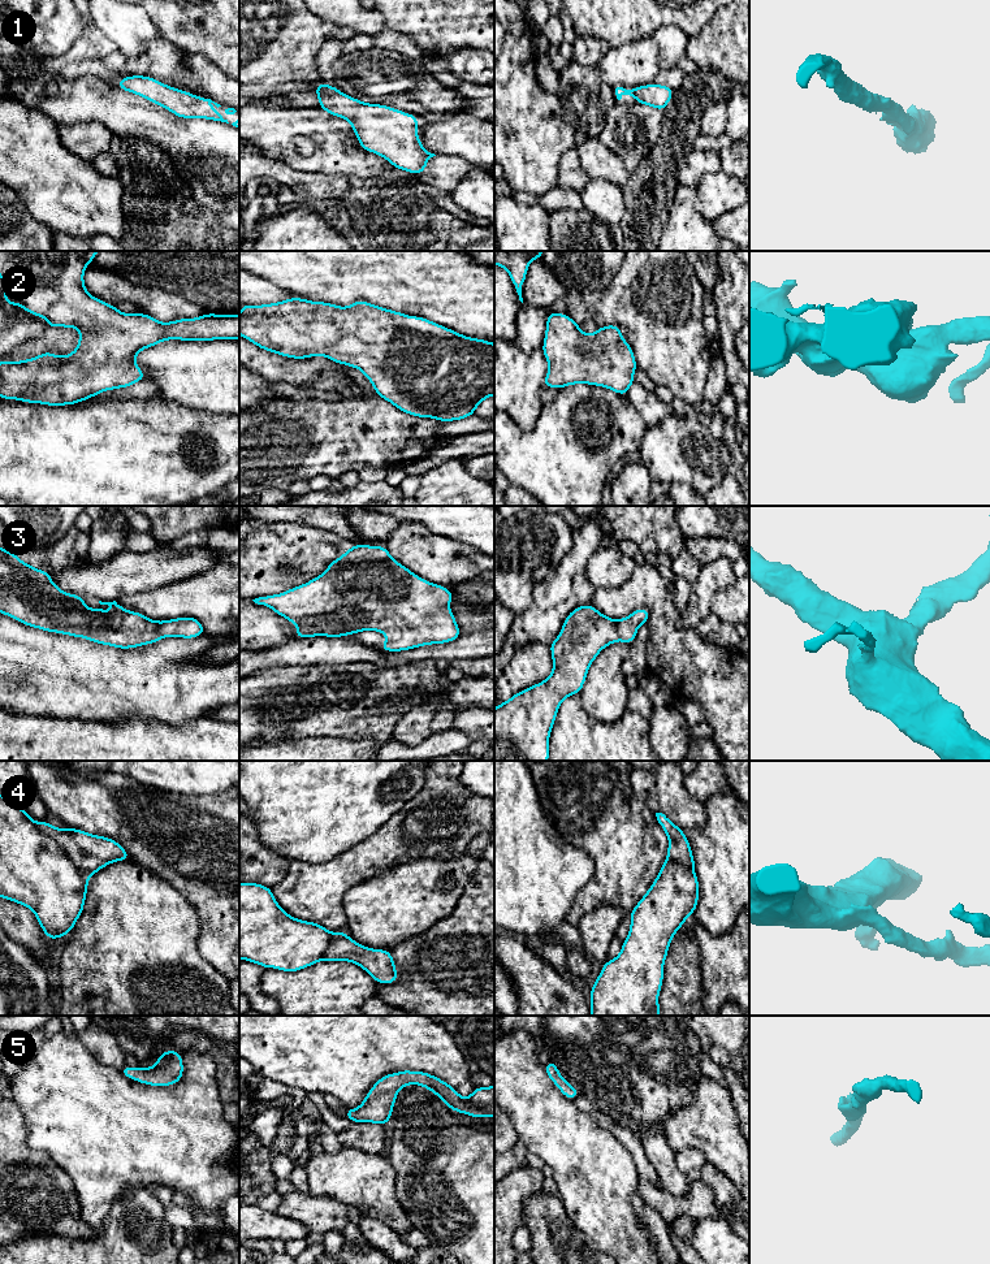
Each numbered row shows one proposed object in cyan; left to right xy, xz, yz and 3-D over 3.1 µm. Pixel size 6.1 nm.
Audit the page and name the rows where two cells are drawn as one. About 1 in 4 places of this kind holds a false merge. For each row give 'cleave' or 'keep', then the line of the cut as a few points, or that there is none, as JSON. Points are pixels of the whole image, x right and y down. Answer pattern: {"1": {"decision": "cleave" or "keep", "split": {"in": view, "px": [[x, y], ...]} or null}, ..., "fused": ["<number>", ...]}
{"1": {"decision": "keep", "split": null}, "2": {"decision": "keep", "split": null}, "3": {"decision": "keep", "split": null}, "4": {"decision": "cleave", "split": {"in": "xy", "px": [[37, 825], [60, 847], [87, 879]]}}, "5": {"decision": "keep", "split": null}, "fused": ["4"]}

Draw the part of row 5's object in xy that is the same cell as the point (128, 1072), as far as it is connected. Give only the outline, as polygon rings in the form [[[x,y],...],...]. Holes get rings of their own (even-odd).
[[[168,1049],[161,1053],[152,1068],[124,1066],[121,1073],[133,1079],[150,1086],[172,1086],[181,1081],[183,1074],[182,1056],[177,1051]]]

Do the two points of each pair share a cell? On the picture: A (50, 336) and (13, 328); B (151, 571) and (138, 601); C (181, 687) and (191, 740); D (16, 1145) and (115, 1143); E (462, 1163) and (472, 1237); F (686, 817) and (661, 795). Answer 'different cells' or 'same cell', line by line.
A: different cells
B: different cells
C: different cells
D: different cells
E: same cell
F: same cell

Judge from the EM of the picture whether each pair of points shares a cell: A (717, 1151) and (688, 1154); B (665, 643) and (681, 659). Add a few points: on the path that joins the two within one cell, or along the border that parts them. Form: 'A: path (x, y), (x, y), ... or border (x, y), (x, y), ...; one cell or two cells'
A: border (675, 1151), (683, 1147), (695, 1147), (707, 1161); two cells
B: path (669, 646), (678, 656); one cell

